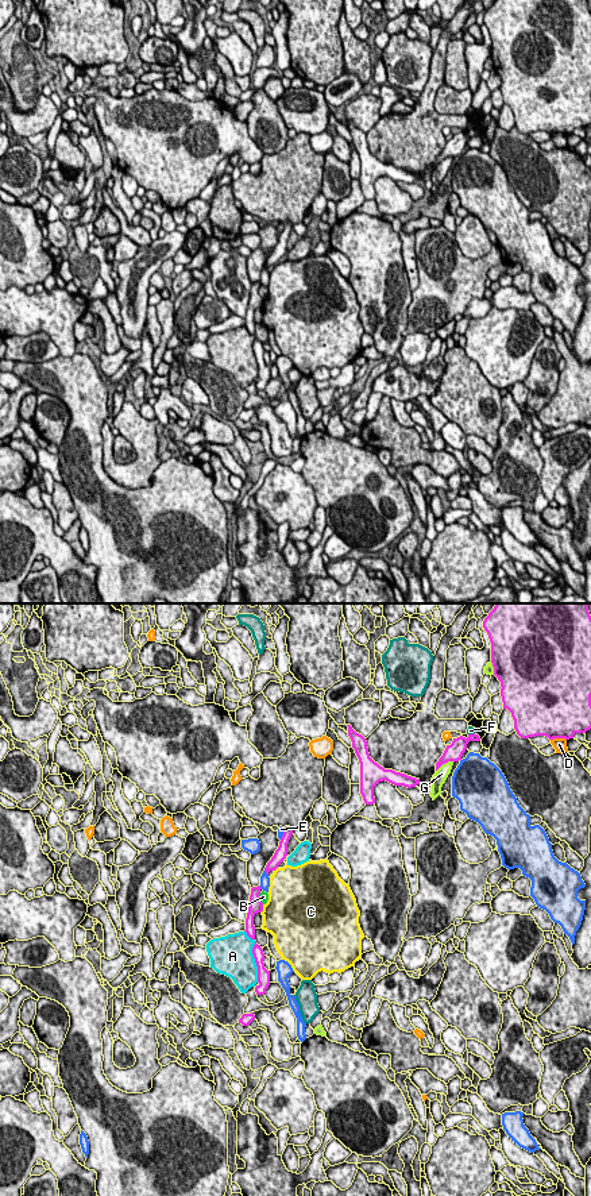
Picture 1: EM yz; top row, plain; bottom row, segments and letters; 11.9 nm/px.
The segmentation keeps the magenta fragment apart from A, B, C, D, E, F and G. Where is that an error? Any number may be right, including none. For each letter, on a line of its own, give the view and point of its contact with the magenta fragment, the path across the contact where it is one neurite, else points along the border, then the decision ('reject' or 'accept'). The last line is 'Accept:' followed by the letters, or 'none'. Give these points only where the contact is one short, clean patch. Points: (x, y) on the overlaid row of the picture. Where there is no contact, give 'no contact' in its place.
A: contact yz (254, 956); reject
B: contact yz (258, 898); border yz (259, 892), (259, 899), (263, 903); reject
C: contact yz (262, 909); reject
D: contact yz (557, 737); reject
E: contact yz (266, 872); reject
F: contact yz (471, 735); reject
G: contact yz (444, 763); reject
Accept: none

